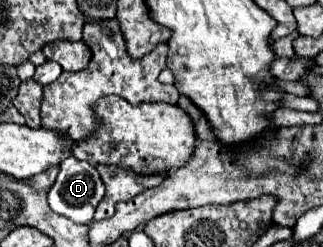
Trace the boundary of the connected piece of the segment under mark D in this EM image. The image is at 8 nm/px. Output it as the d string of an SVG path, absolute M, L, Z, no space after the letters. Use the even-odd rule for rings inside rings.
M70 156L60 164L60 174L48 194L48 204L54 212L74 220L76 224L90 224L102 196L104 196L104 184L100 180L98 170L88 162L80 162L74 156Z

